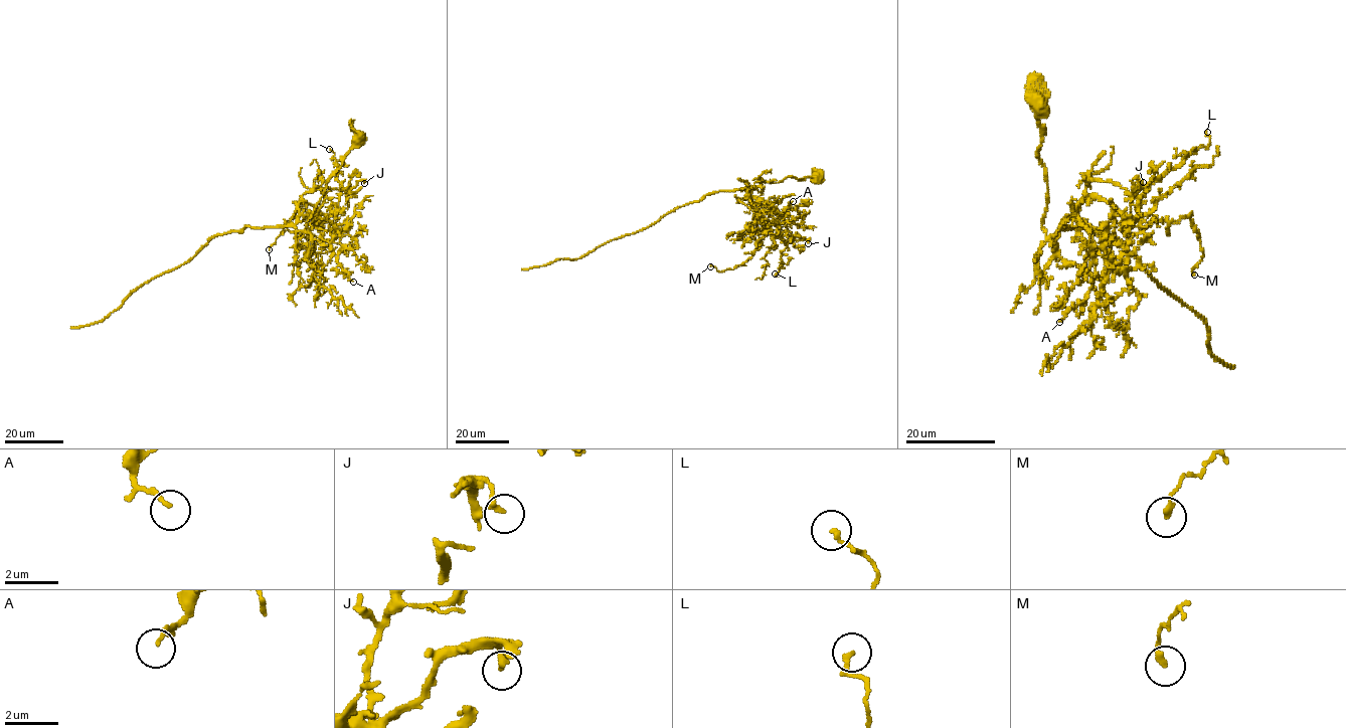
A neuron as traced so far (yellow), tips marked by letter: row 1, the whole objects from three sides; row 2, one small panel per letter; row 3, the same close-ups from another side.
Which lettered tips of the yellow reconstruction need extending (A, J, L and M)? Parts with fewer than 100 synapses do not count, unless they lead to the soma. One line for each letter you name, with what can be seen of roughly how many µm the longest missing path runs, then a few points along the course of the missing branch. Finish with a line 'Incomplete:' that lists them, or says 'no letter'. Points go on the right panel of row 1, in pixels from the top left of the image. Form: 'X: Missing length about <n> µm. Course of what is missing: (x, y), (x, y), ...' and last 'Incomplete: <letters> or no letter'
Incomplete: no letter

